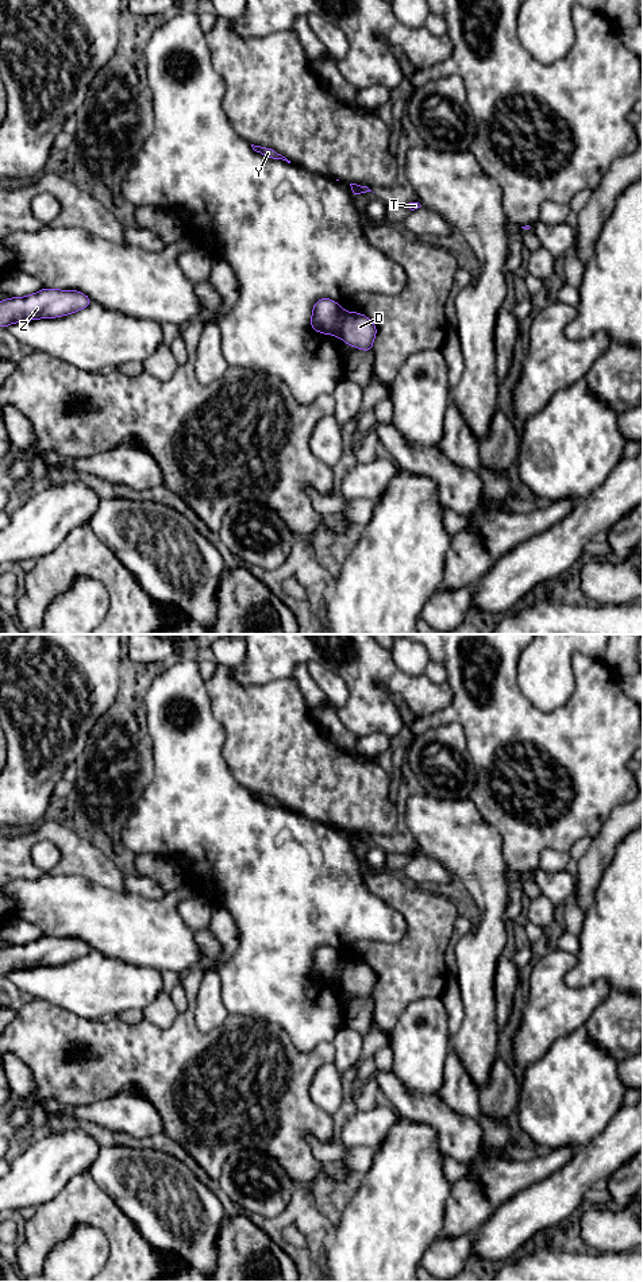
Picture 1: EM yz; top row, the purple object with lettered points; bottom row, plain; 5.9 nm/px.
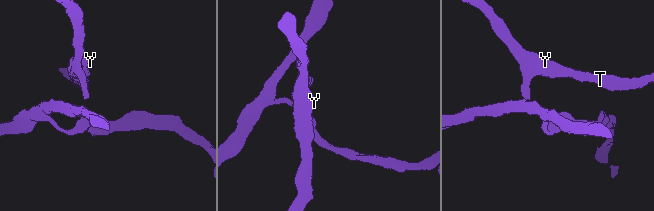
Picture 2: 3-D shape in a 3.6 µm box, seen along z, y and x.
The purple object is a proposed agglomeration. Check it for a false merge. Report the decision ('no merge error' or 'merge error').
merge error

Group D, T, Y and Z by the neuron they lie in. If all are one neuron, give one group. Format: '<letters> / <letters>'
D / T Y Z

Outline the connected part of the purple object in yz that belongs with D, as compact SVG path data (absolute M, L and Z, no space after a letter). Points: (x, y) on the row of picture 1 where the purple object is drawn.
M347 313L342 325L342 340L355 348L371 352L377 335L376 324L365 314Z

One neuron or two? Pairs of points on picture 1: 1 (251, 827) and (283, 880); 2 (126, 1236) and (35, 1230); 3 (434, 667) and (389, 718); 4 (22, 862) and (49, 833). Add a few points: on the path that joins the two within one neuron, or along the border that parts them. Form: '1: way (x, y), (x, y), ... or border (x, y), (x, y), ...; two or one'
1: way (251, 841), (251, 849), (269, 867); one
2: way (103, 1215), (62, 1215), (58, 1219); one
3: border (424, 674), (435, 683), (446, 682); two
4: way (22, 853), (39, 834); one

